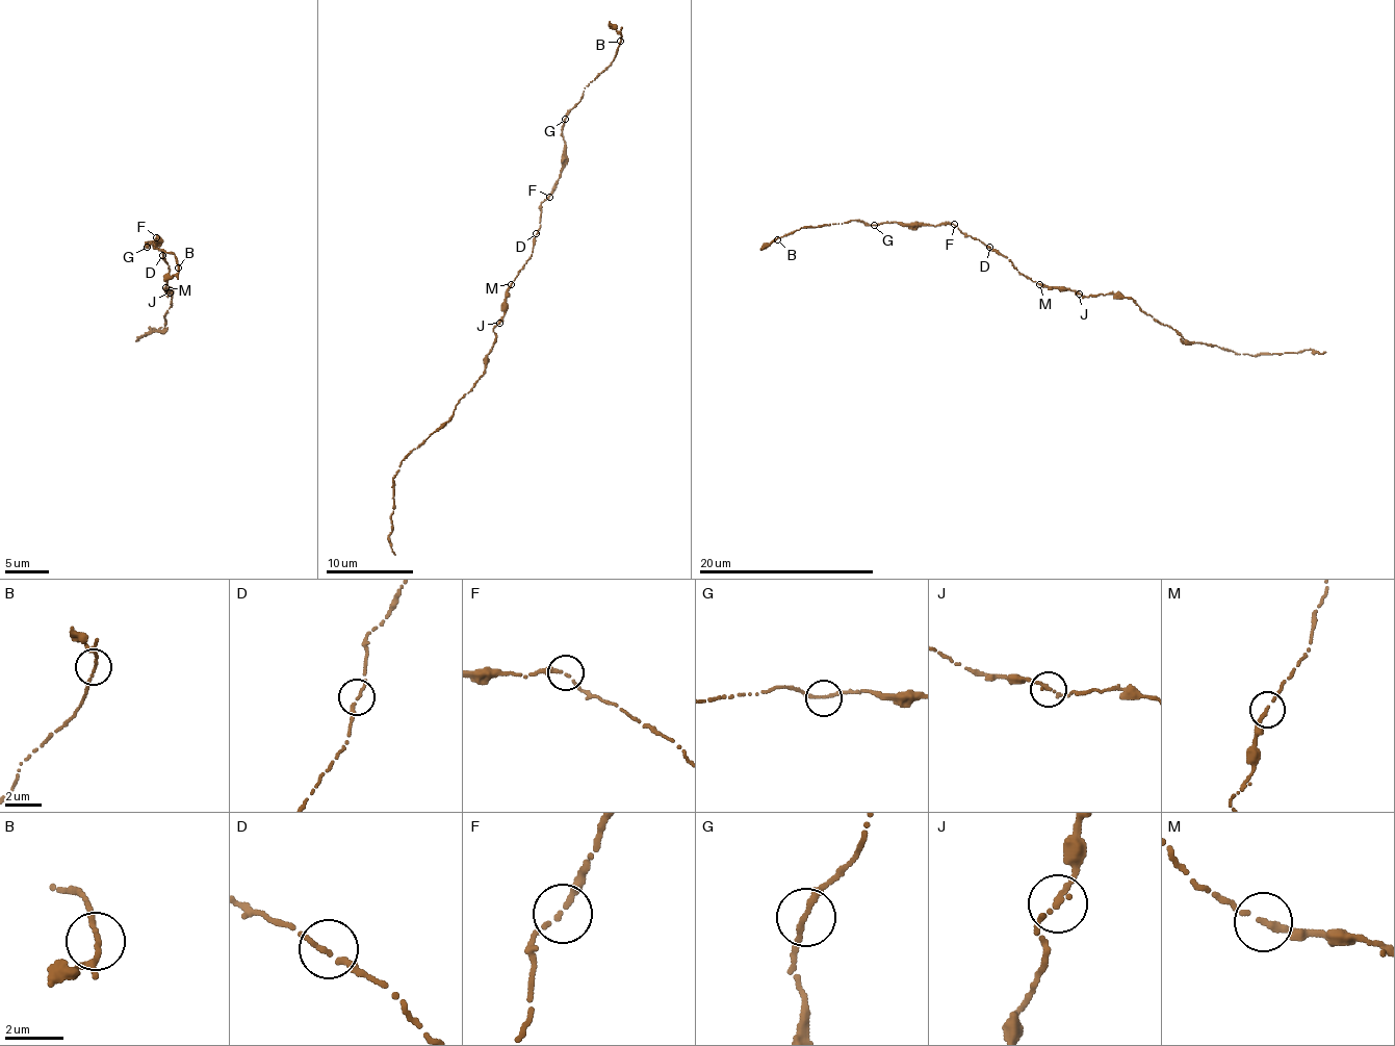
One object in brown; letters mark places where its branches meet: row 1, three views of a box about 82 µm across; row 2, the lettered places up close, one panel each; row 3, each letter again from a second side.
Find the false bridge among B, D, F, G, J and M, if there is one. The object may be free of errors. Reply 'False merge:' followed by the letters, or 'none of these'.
False merge: none of these

